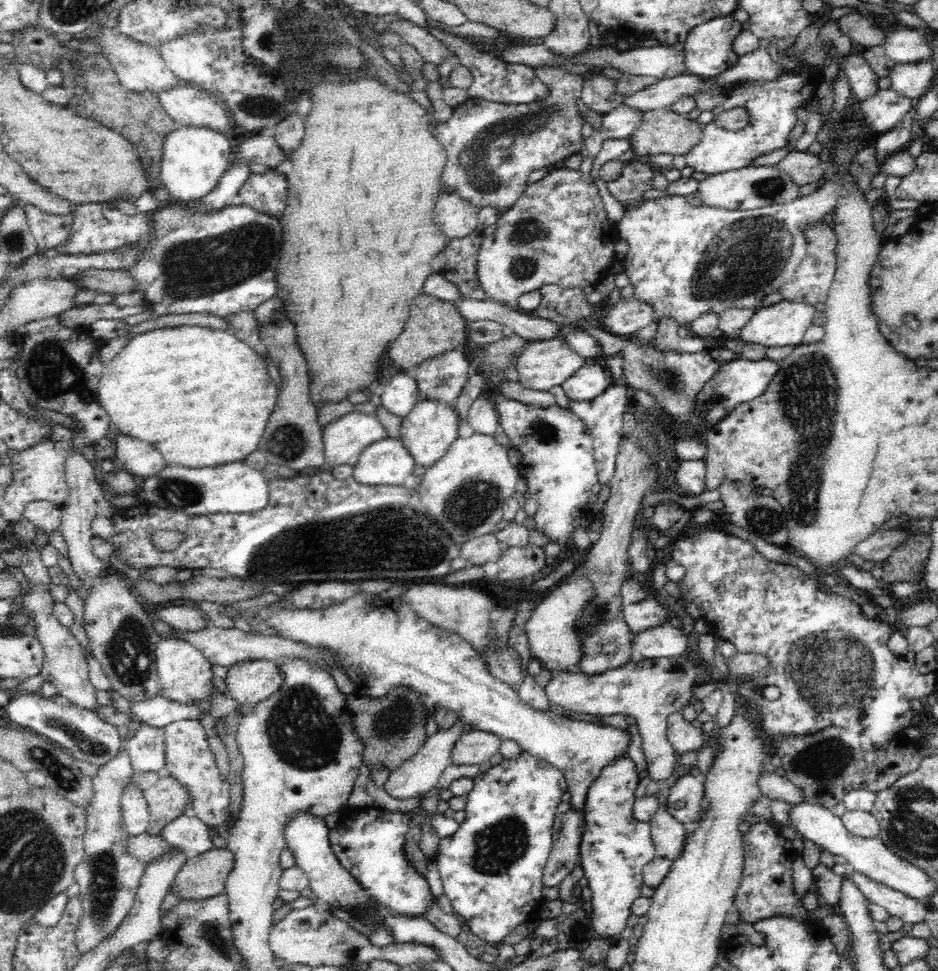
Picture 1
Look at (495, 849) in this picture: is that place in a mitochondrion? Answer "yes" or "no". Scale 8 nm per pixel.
yes

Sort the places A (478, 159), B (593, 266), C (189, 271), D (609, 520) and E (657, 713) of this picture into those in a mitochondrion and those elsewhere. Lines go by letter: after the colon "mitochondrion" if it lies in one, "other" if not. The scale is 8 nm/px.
A: mitochondrion
B: other
C: mitochondrion
D: other
E: other

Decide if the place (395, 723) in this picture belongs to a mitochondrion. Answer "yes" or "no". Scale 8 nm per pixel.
yes

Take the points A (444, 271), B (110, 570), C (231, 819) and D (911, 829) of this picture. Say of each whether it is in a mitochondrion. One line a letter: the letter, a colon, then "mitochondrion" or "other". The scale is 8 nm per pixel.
A: other
B: other
C: other
D: mitochondrion

